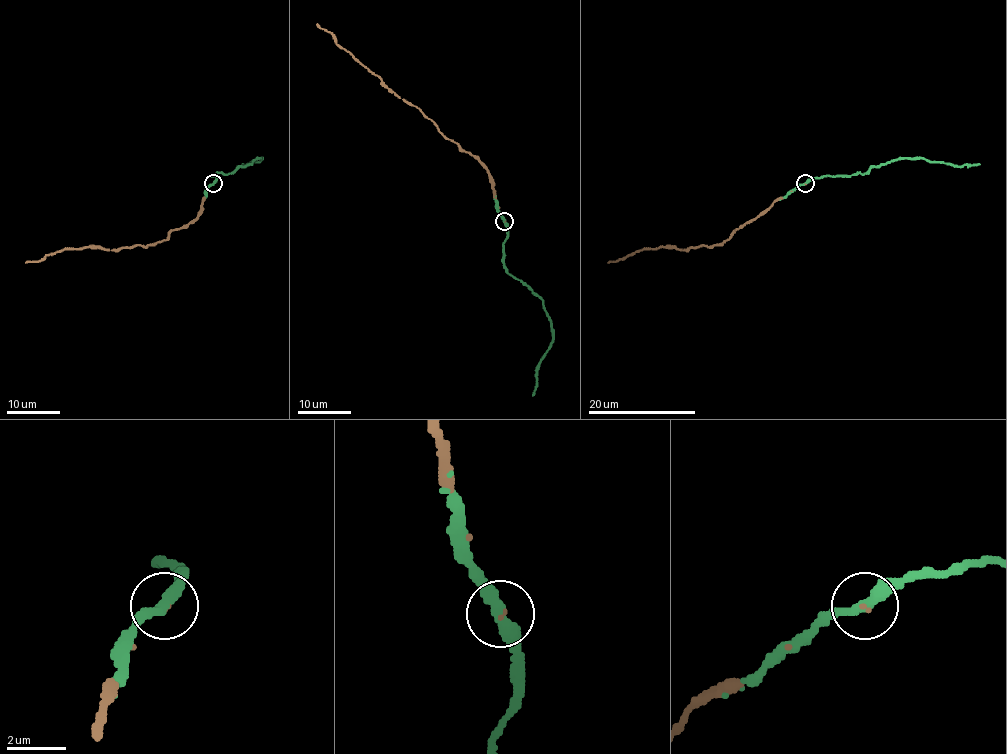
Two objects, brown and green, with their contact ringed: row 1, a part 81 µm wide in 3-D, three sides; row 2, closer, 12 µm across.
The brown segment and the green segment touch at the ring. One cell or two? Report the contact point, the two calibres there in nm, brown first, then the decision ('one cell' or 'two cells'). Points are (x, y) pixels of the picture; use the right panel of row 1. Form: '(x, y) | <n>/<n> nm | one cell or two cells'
(805, 183) | 90/360 nm | one cell

